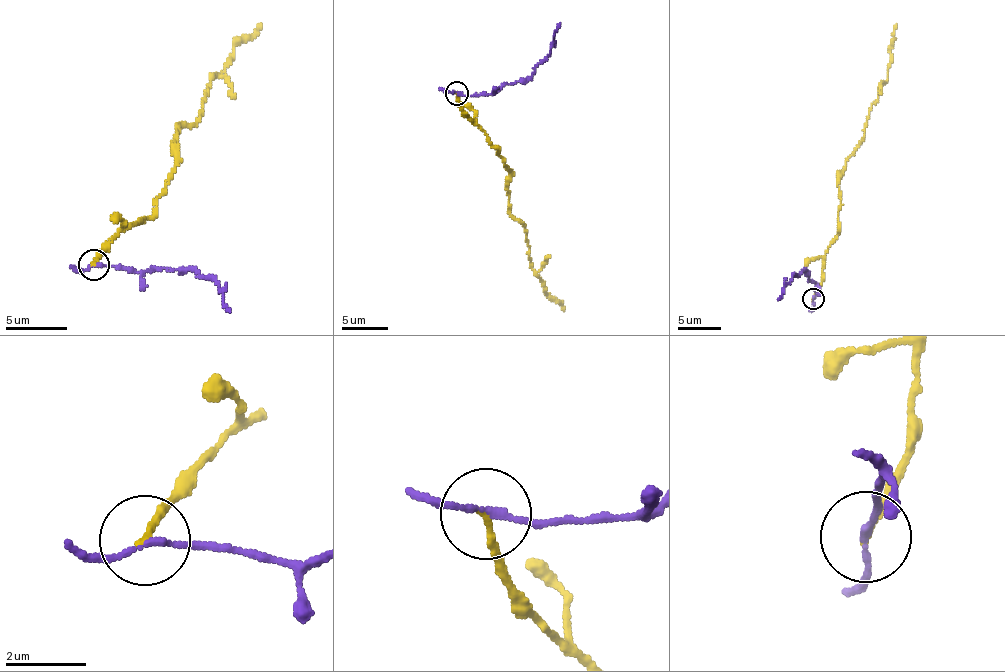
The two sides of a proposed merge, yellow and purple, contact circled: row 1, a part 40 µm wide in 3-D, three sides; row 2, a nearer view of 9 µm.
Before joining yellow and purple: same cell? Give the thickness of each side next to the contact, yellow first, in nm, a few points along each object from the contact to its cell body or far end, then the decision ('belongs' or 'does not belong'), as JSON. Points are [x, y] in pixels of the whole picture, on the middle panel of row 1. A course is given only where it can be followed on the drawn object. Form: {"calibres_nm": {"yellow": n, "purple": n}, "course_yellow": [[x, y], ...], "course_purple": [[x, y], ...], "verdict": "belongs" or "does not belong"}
{"calibres_nm": {"yellow": 150, "purple": 140}, "course_yellow": [[457, 93], [462, 113], [498, 147], [512, 173], [508, 209], [521, 223], [530, 263], [545, 292], [564, 311]], "course_purple": [[457, 93], [494, 94], [506, 84], [527, 82], [547, 56], [560, 23]], "verdict": "does not belong"}

